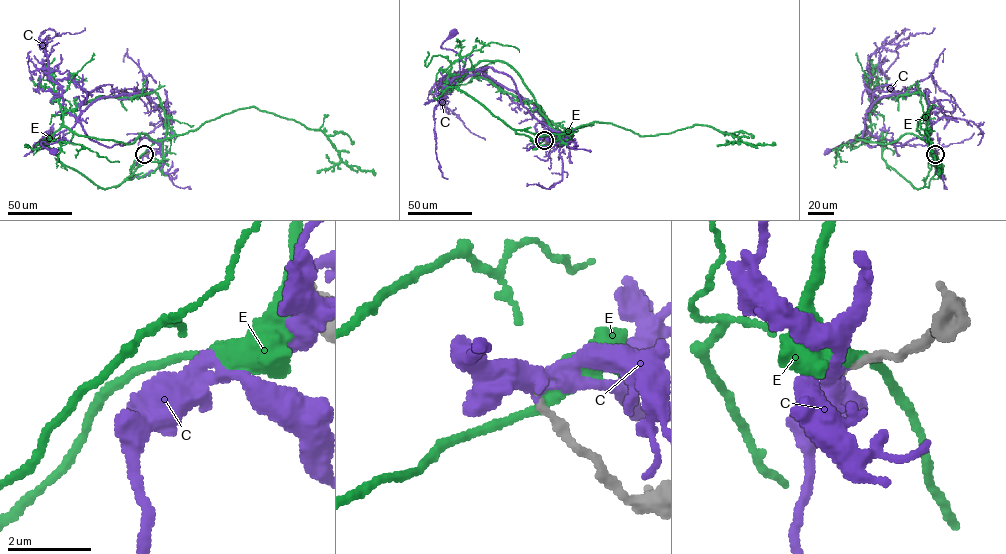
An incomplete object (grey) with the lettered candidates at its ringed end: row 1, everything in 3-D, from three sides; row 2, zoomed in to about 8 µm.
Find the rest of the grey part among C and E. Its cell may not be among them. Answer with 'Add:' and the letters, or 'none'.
Add: C

